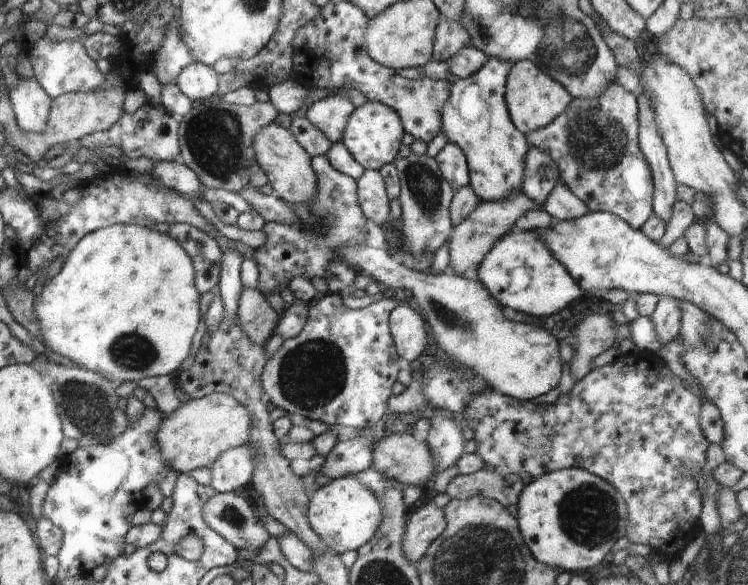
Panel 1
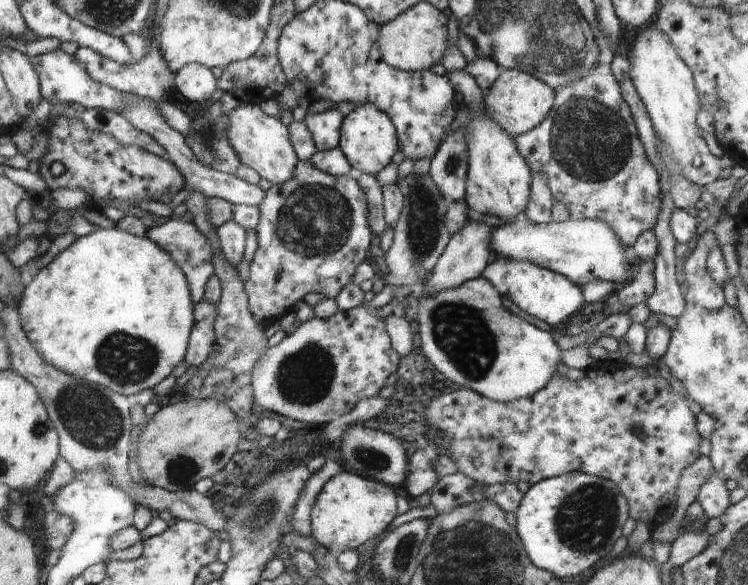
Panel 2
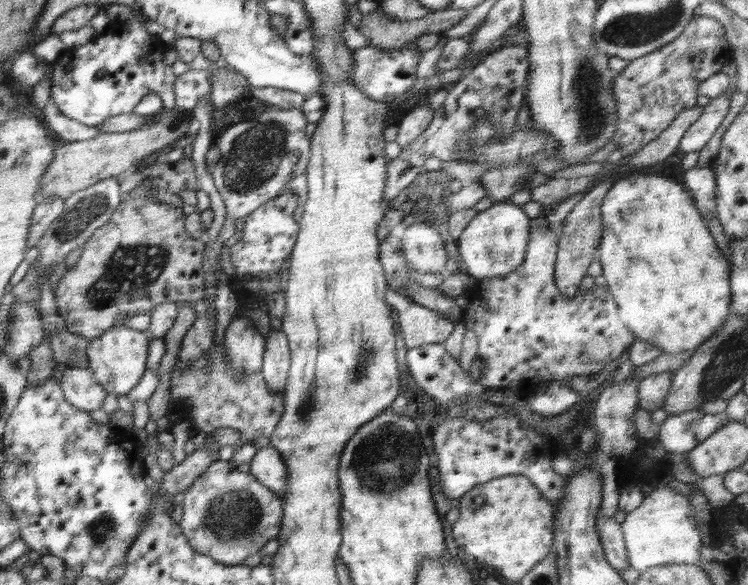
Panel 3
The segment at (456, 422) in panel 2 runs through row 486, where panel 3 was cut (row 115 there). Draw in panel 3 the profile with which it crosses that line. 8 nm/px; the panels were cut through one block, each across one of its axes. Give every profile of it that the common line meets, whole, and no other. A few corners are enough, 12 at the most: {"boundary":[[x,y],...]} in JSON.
{"boundary":[[719,20],[616,73],[611,140],[632,154],[696,106],[732,51]]}

